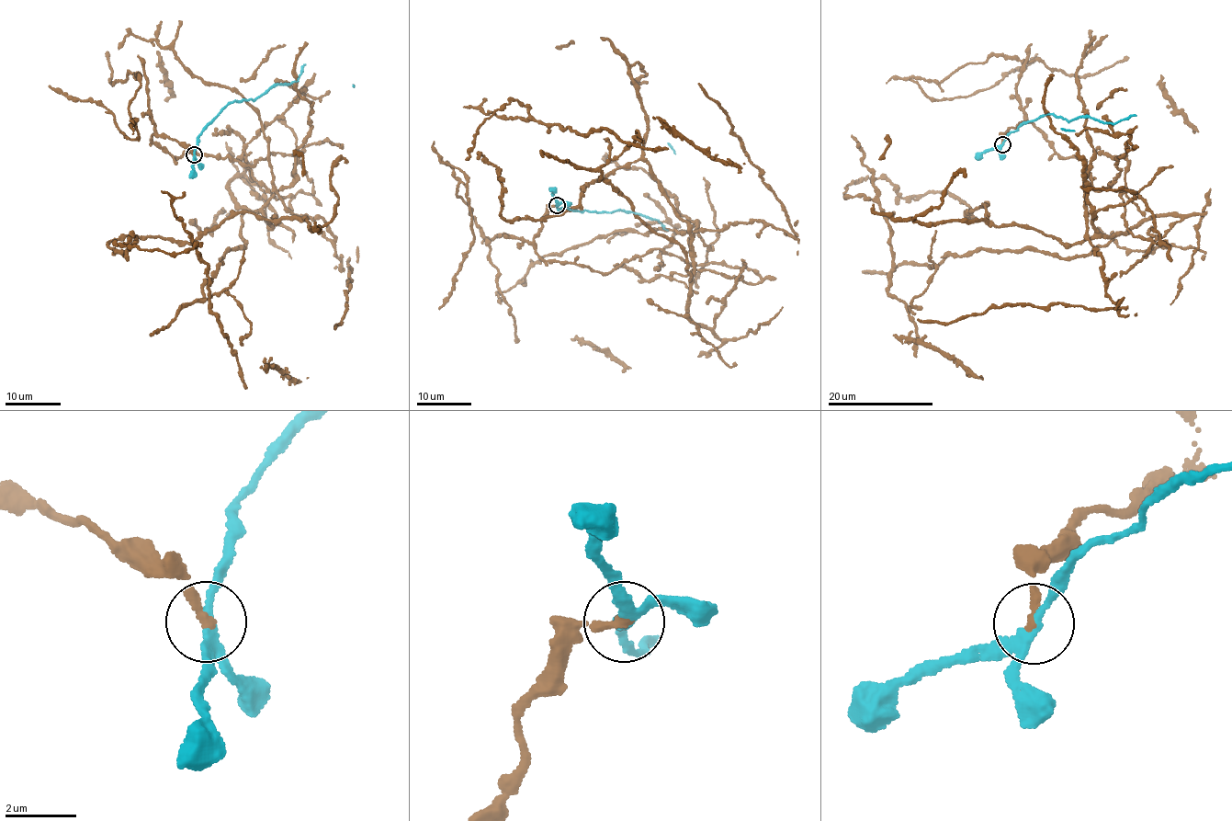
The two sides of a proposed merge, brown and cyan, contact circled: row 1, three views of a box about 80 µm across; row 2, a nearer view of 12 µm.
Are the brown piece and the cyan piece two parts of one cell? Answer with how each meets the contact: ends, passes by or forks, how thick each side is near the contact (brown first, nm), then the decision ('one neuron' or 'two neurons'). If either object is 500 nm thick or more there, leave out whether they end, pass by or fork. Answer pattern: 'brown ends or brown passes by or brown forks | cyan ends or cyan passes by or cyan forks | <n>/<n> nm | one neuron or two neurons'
brown ends | cyan forks | 280/190 nm | two neurons

